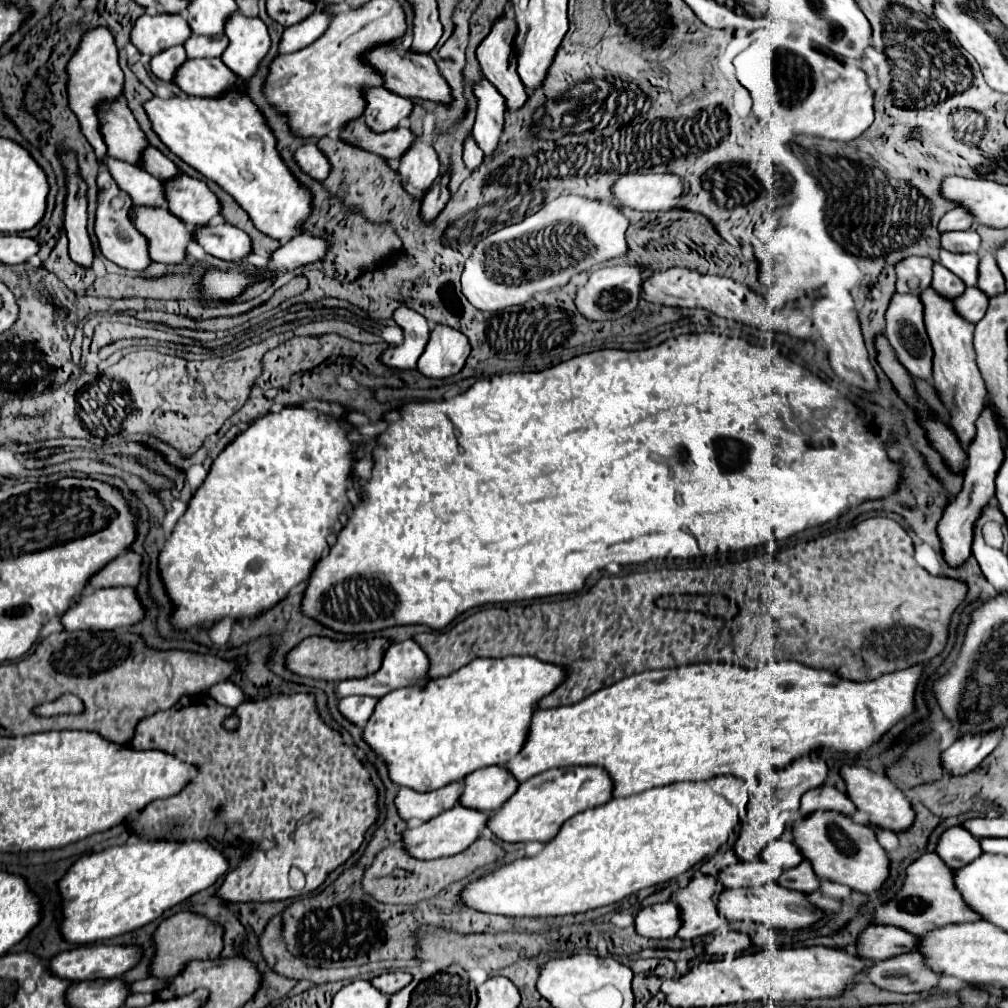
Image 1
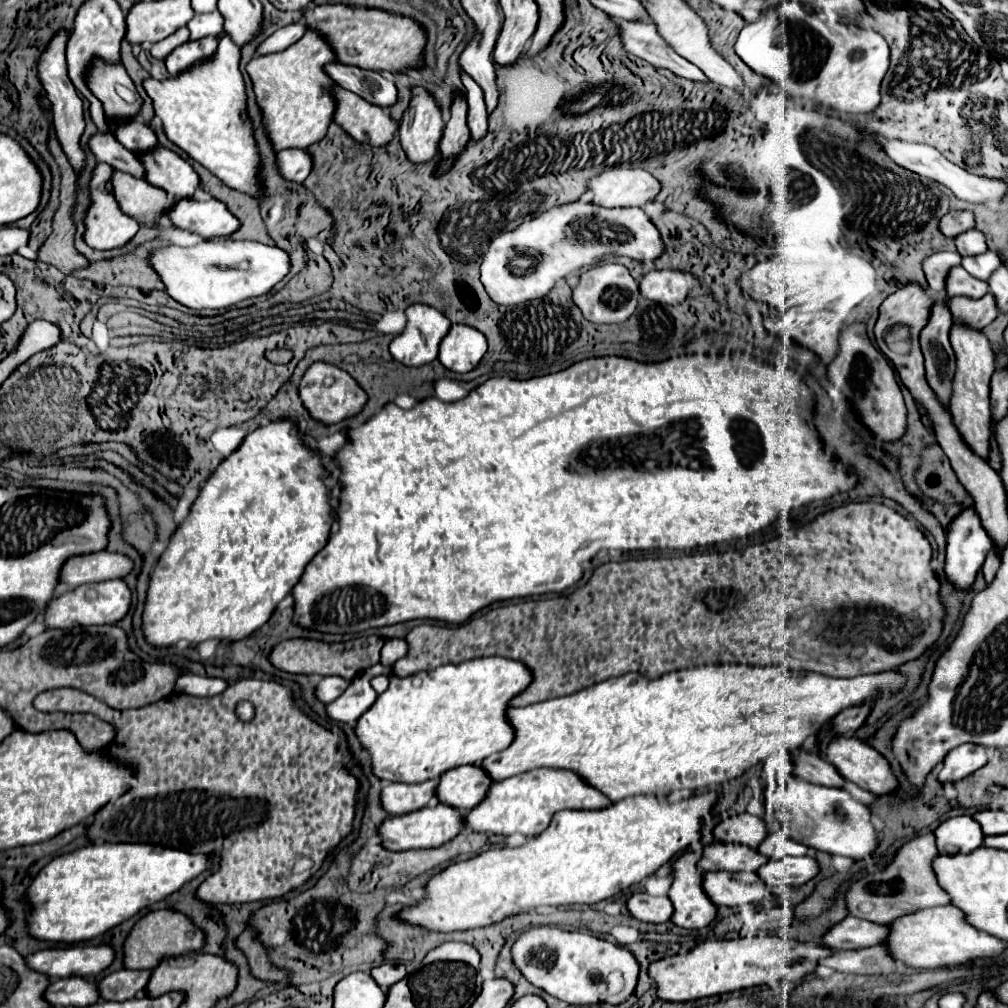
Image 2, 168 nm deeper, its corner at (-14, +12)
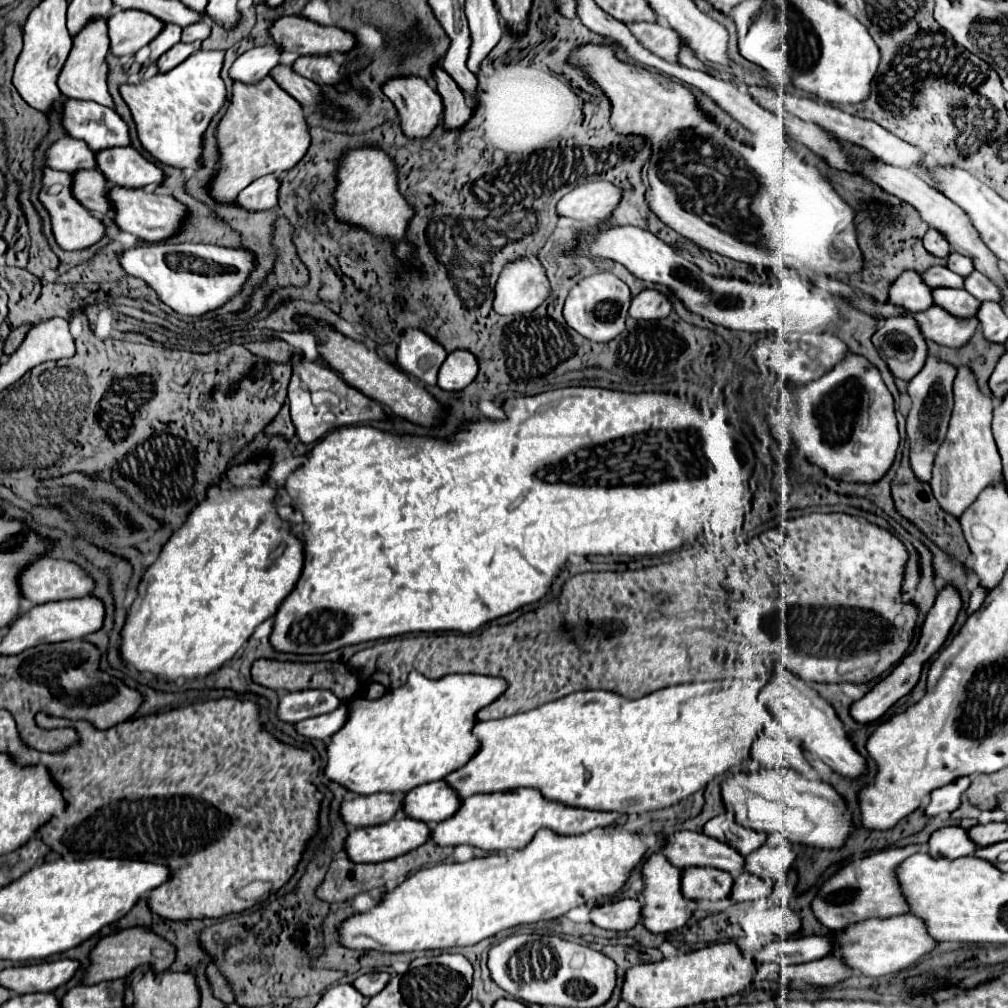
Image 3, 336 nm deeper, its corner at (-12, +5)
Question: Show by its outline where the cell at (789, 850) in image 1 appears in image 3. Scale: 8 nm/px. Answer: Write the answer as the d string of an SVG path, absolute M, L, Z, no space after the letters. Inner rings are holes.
M759 847L745 857L745 871L765 881L787 881L787 875L795 863L795 853L787 847Z

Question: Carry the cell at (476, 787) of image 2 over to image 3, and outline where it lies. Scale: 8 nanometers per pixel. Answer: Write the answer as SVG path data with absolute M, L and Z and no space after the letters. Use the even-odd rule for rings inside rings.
M445 781L425 783L405 795L403 815L427 825L435 825L449 819L457 811L457 805L461 805L461 801Z

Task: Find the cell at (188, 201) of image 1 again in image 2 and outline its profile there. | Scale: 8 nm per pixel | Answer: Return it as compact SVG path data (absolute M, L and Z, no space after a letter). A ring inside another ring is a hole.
M159 146L155 152L139 154L147 164L147 182L173 194L175 198L195 198L197 190L203 190L199 174L179 154Z

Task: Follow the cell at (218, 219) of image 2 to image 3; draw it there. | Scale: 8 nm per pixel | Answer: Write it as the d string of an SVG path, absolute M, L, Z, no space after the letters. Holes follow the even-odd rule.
M111 187L107 191L107 199L113 209L113 221L121 231L137 235L145 243L157 243L177 233L185 219L185 207L169 197L157 193L145 193L145 189L125 189L125 187Z

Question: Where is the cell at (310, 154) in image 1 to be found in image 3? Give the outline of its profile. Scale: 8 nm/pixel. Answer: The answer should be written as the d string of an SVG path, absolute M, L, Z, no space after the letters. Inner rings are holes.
M267 175L267 177L261 177L257 181L253 181L249 187L245 187L235 203L245 209L245 211L251 211L251 213L257 213L257 211L267 211L271 207L277 205L277 177L275 175Z

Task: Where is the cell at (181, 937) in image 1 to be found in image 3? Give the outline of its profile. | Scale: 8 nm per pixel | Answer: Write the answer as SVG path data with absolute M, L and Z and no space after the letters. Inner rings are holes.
M131 927L131 929L117 931L113 935L101 937L99 943L91 949L89 959L91 959L91 963L89 963L89 967L85 967L83 979L81 979L83 985L95 985L101 981L123 979L139 965L149 965L151 971L161 973L161 971L169 969L169 965L175 961L175 947L169 945L163 937L151 933L143 927Z

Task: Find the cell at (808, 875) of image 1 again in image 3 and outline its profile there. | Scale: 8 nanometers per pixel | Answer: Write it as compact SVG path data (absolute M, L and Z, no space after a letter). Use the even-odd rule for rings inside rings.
M733 871L733 879L735 879L735 885L733 885L731 895L729 895L729 899L733 899L733 901L759 899L765 893L769 895L773 889L771 883L765 883L765 881L753 877L749 873L743 873L743 871Z

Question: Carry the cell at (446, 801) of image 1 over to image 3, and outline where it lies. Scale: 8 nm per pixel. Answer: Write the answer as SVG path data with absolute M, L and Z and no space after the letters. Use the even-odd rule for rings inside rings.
M375 793L369 797L349 795L343 799L339 815L349 829L379 825L399 815L401 803L403 803L403 795L393 795L393 793Z

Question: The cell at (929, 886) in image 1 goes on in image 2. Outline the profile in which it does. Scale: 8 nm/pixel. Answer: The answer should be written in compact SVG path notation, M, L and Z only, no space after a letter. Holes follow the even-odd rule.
M935 834L913 838L897 852L893 864L889 864L883 872L869 874L857 880L855 884L851 884L847 892L849 912L863 920L871 920L877 924L891 924L893 920L907 916L911 912L951 904L951 896L943 892L943 888L937 882L935 870L933 870L933 860L937 856L939 852L935 846Z

